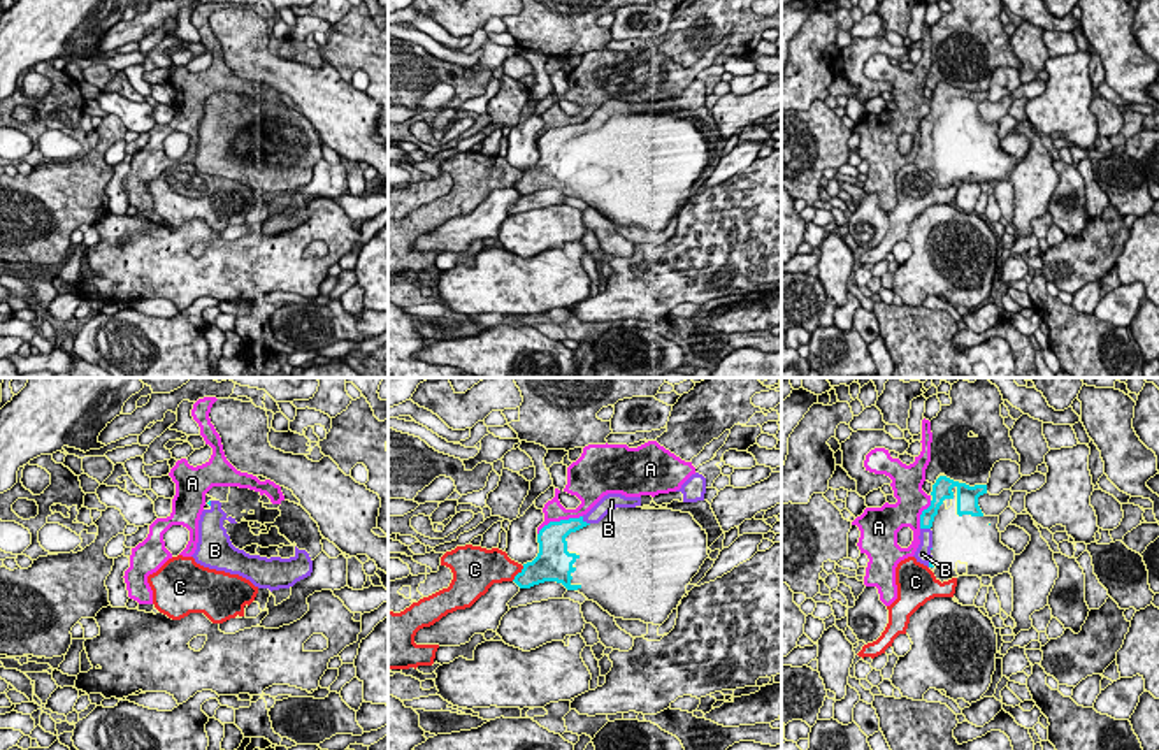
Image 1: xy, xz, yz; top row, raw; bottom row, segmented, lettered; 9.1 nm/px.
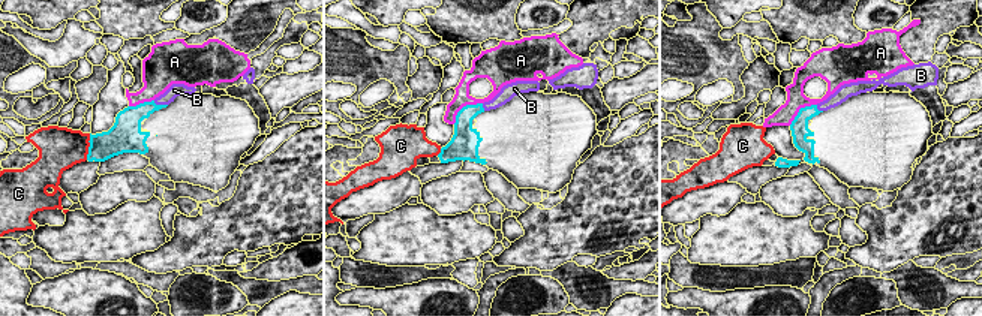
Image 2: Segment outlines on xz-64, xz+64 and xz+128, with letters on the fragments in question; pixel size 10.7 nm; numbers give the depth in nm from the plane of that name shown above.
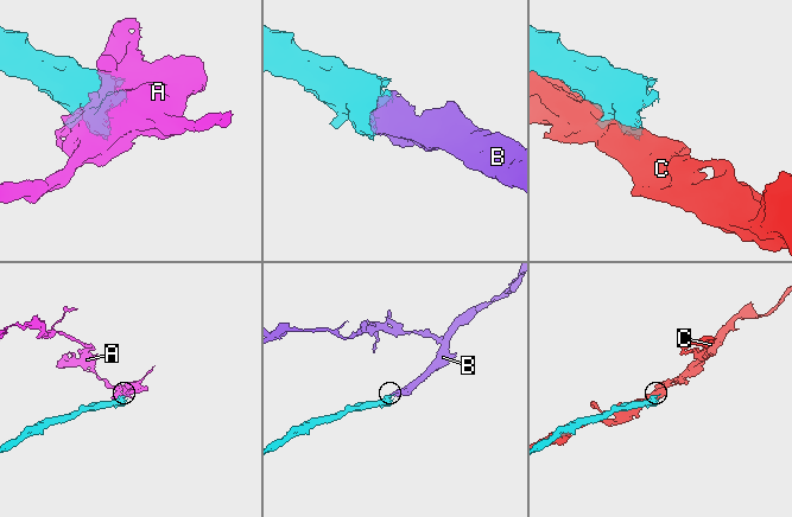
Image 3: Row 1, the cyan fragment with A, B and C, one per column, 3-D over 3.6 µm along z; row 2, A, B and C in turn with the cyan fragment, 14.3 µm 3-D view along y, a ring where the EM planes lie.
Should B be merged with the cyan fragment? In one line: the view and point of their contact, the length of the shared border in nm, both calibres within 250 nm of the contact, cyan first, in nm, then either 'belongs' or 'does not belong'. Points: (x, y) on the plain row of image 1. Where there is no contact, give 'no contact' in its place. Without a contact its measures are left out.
meets cyan in xz at (585, 129); contact 110 nm long; 160 nm thick on the cyan side, 140 nm on the other; belongs

